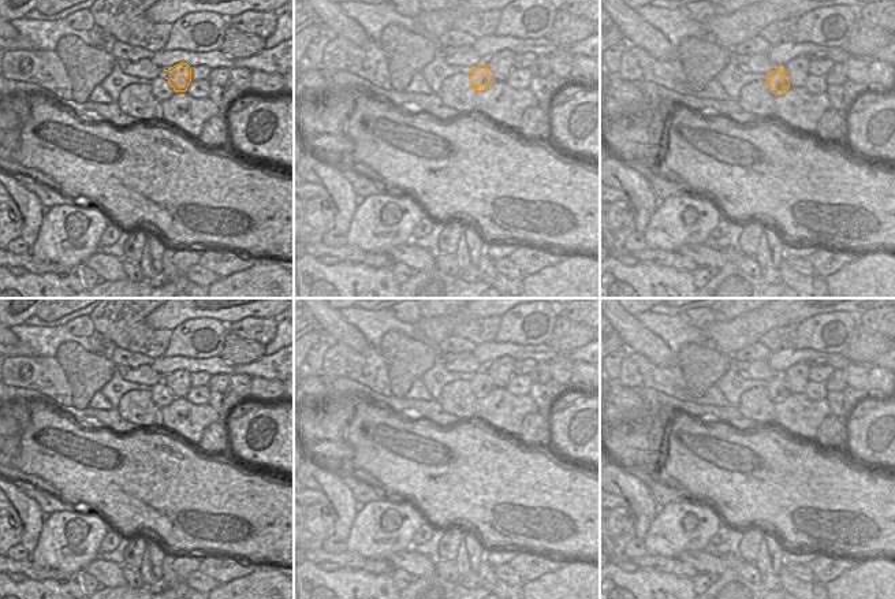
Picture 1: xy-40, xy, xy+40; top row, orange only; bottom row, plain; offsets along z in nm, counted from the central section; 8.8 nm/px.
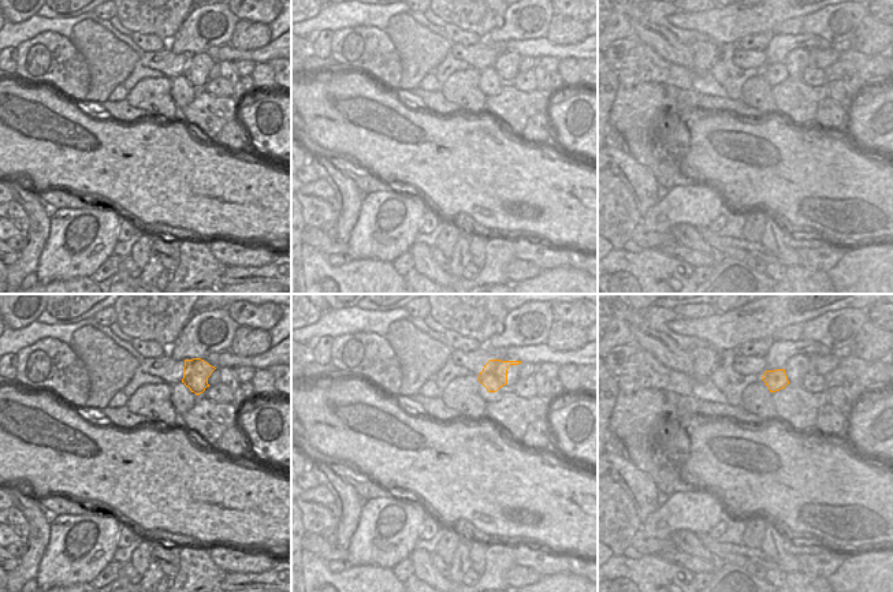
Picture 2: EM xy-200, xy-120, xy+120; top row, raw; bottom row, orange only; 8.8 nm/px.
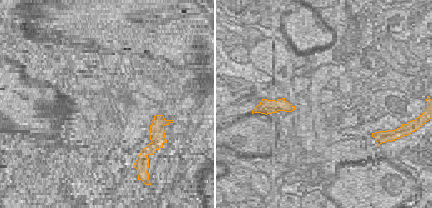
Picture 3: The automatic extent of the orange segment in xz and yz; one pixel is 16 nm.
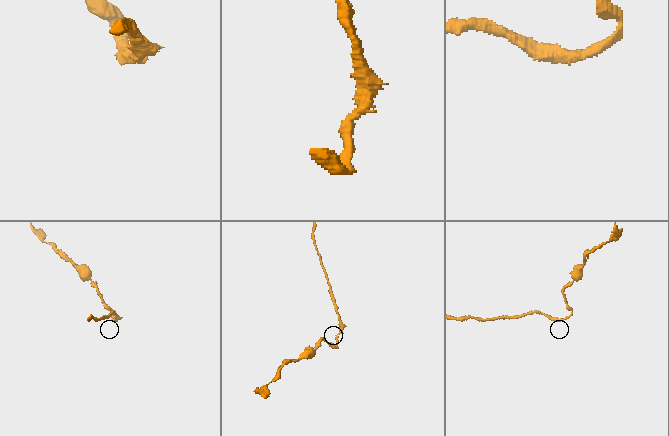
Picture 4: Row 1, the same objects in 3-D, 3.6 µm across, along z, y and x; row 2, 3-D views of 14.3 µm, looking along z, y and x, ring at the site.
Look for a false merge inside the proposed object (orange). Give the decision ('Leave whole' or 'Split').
Split.

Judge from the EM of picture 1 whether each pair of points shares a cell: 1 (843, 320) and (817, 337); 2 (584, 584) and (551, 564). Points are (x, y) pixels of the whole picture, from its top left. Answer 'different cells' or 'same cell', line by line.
1: same cell
2: different cells

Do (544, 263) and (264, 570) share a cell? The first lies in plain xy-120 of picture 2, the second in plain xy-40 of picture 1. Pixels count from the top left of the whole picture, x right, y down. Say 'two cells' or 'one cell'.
two cells

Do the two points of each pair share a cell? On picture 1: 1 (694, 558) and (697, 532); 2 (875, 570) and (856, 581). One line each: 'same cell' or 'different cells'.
1: different cells
2: same cell

